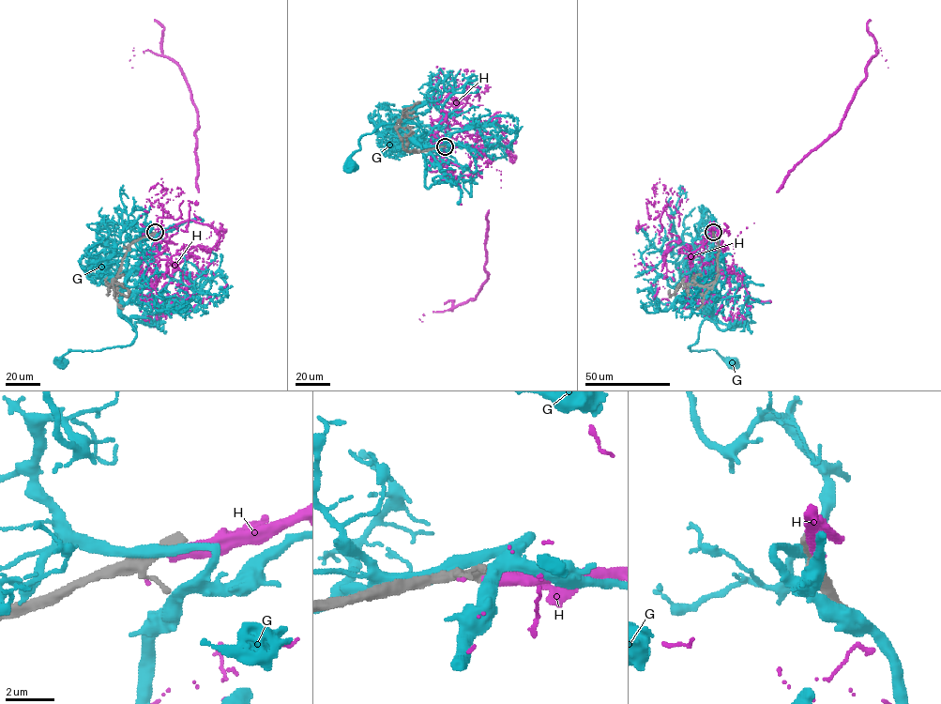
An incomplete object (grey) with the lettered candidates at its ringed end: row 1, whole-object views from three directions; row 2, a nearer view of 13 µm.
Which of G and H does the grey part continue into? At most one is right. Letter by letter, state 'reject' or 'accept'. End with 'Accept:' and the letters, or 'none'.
G: reject
H: reject
Accept: none

